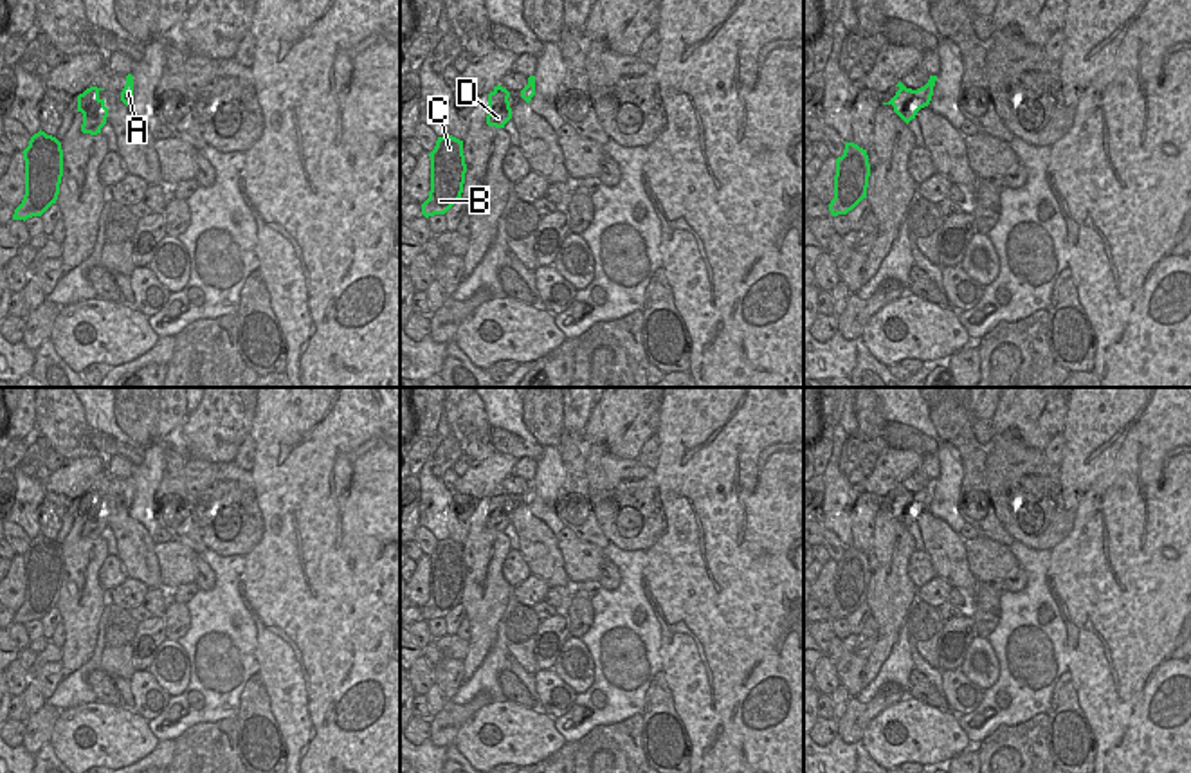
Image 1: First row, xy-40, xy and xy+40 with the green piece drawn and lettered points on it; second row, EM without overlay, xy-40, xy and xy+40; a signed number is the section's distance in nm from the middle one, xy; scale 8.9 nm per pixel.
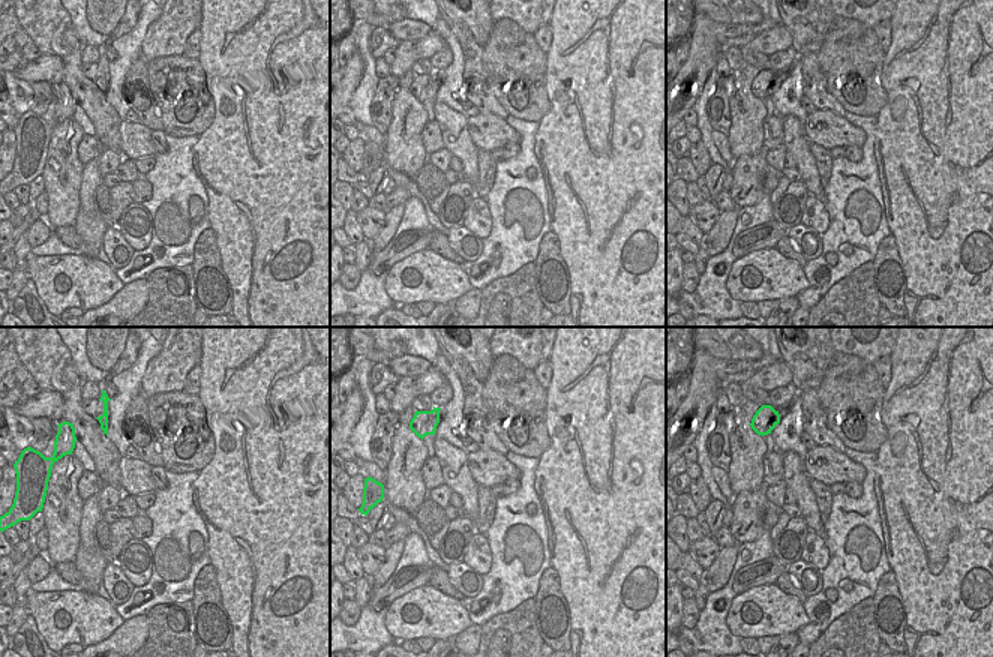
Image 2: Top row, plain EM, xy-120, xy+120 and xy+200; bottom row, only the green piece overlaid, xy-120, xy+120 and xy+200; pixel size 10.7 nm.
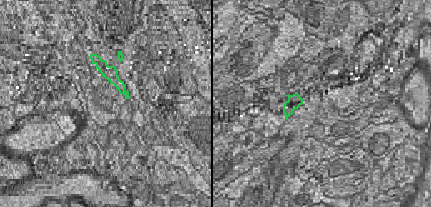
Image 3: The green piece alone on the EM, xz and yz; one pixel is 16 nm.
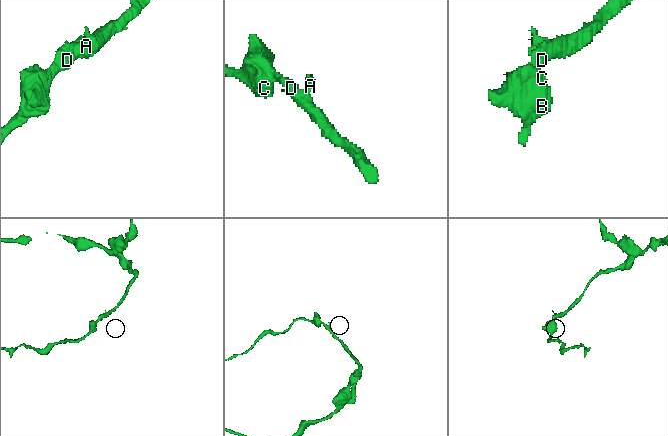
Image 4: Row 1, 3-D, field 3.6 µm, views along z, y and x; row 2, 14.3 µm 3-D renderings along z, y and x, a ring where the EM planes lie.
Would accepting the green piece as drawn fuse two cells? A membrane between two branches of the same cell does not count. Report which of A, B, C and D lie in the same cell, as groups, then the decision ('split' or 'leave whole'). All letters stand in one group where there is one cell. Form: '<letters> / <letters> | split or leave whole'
A B C D | leave whole

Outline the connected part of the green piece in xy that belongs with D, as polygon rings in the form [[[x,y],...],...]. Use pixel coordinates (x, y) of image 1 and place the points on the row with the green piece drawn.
[[[501,85],[494,86],[494,90],[488,94],[488,126],[505,128],[505,124],[512,119],[508,97],[510,92]]]

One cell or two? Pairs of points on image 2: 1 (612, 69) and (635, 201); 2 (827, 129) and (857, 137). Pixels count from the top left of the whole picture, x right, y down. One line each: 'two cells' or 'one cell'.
1: one cell
2: one cell

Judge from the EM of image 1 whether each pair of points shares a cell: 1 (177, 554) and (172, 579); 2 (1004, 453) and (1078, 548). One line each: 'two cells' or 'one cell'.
1: one cell
2: two cells

